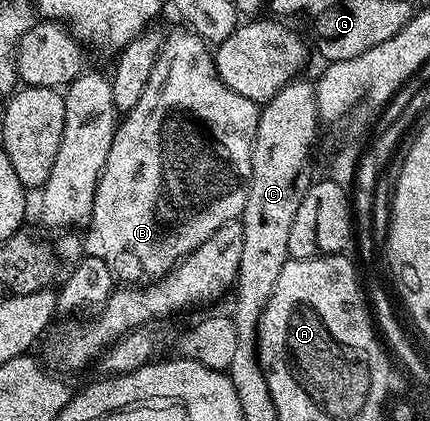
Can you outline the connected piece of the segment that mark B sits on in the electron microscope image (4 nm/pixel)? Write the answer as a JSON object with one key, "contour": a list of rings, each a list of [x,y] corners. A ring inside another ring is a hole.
{"contour":[[[178,26],[173,33],[166,35],[161,41],[161,49],[155,58],[155,70],[151,70],[151,78],[147,78],[147,86],[143,86],[143,94],[139,103],[129,112],[124,113],[123,119],[117,125],[117,133],[113,135],[111,150],[107,154],[107,162],[103,166],[101,176],[97,180],[95,202],[93,203],[93,219],[91,229],[97,235],[97,248],[106,266],[113,272],[114,281],[125,286],[148,286],[155,280],[161,279],[173,271],[185,257],[192,254],[207,238],[219,230],[227,222],[238,219],[247,202],[247,190],[251,178],[251,150],[257,123],[261,117],[259,106],[251,98],[243,98],[243,94],[235,94],[217,73],[210,45],[204,42],[196,33],[185,26]]]}

